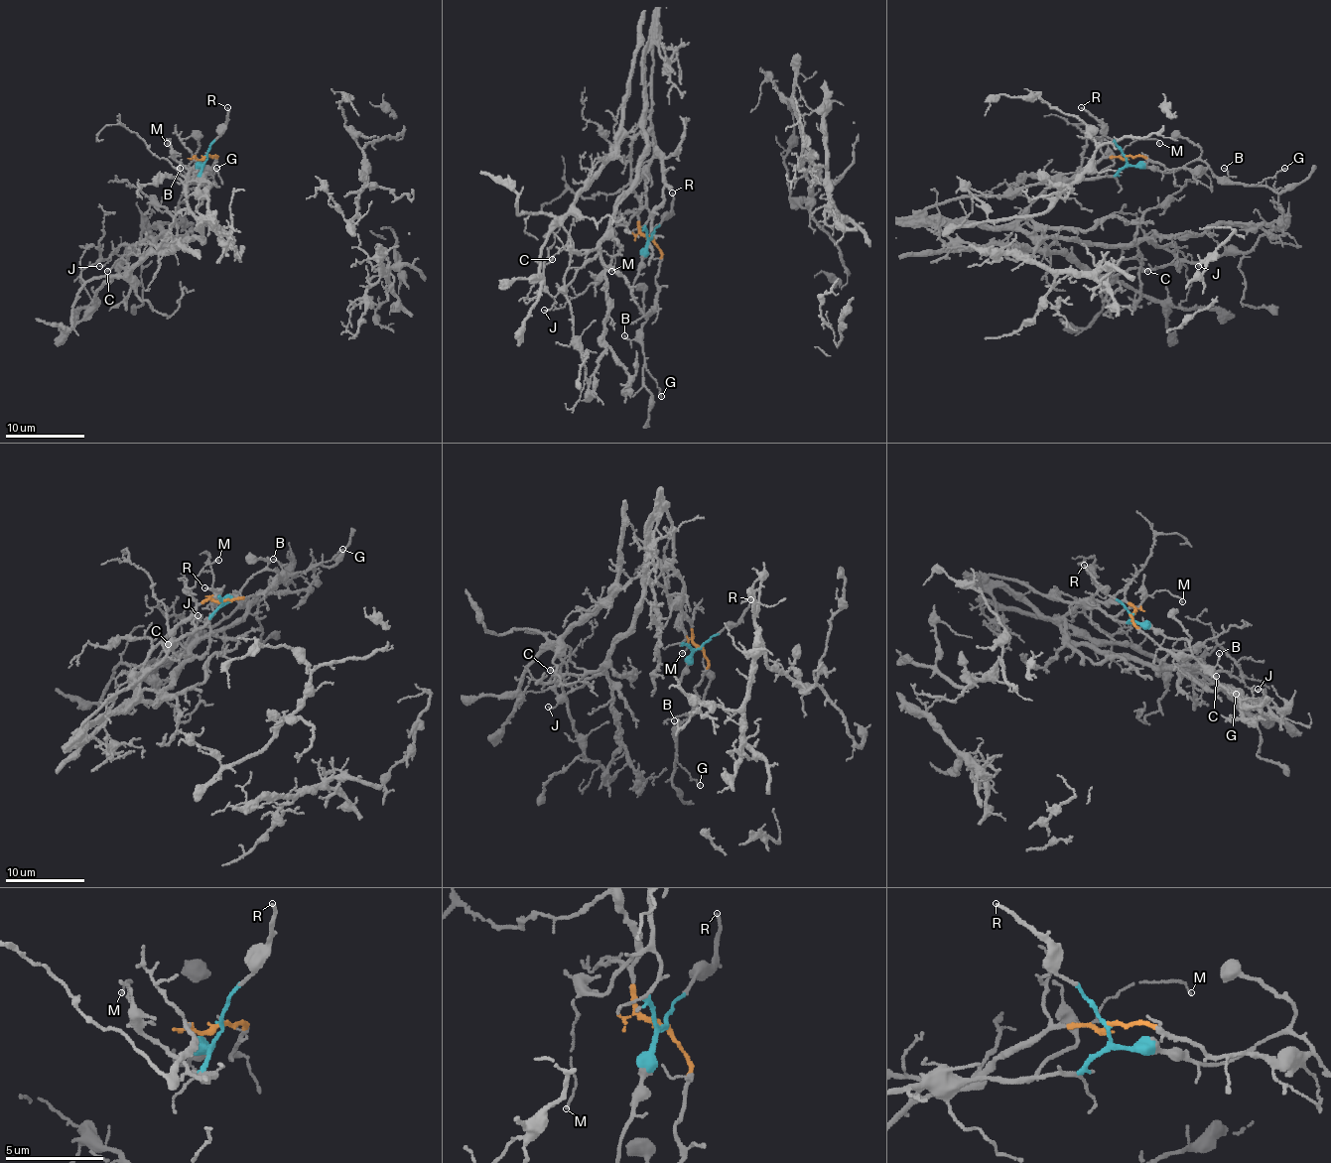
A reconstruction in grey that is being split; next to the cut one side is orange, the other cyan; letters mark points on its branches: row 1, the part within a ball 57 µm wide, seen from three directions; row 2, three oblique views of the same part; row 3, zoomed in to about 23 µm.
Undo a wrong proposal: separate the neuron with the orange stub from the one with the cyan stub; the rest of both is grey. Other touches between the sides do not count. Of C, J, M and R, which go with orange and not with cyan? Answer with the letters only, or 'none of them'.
C, J

